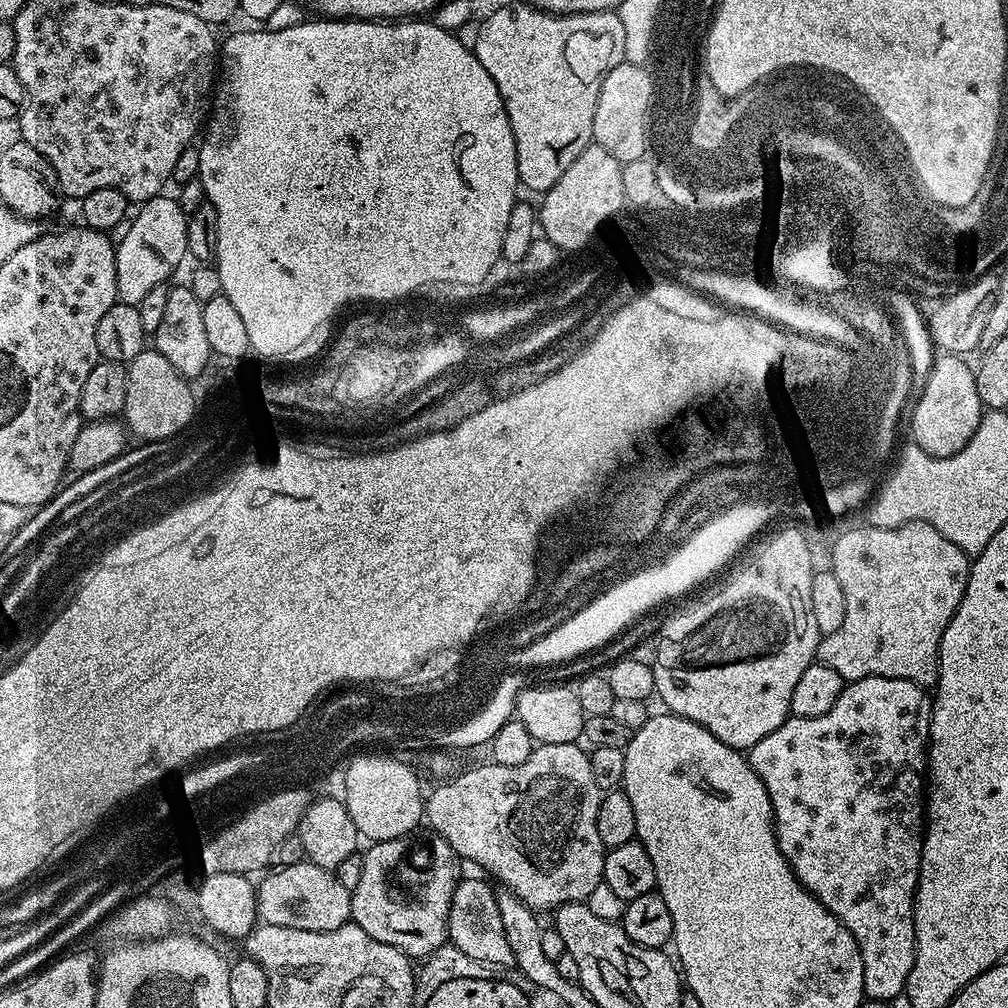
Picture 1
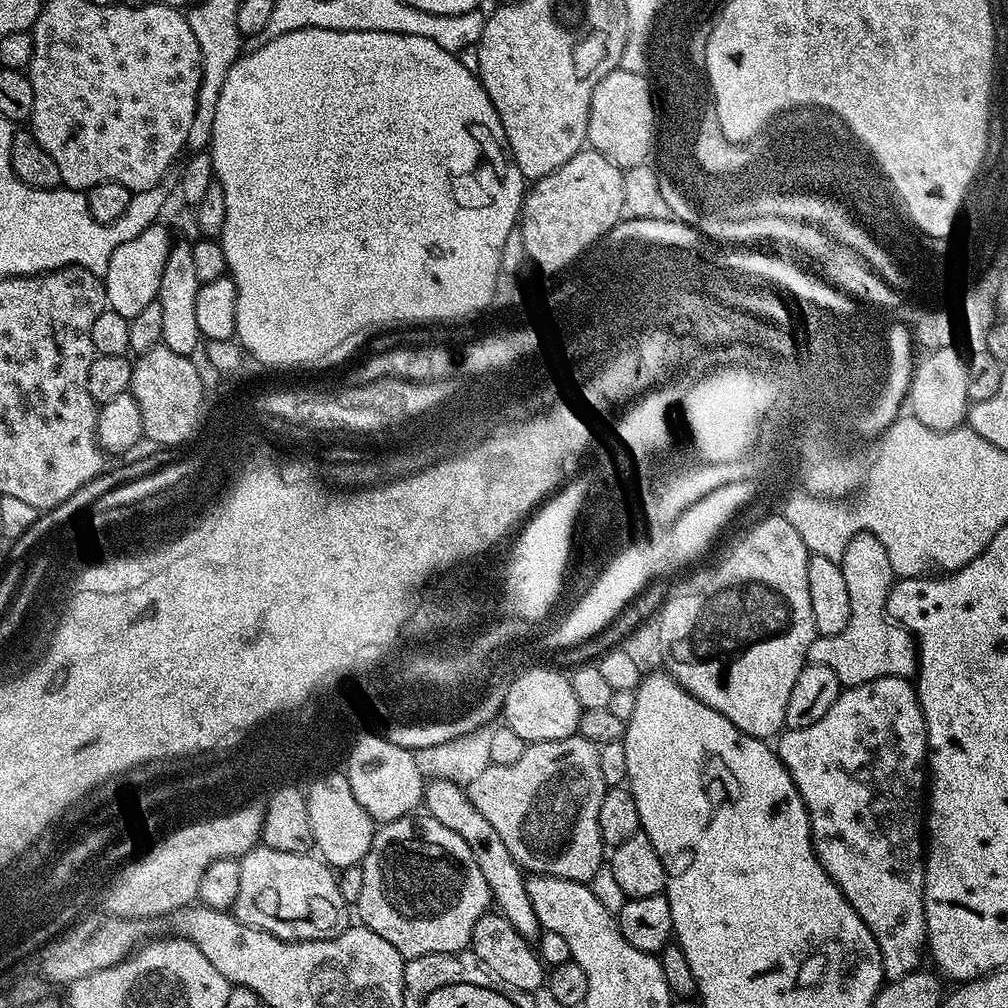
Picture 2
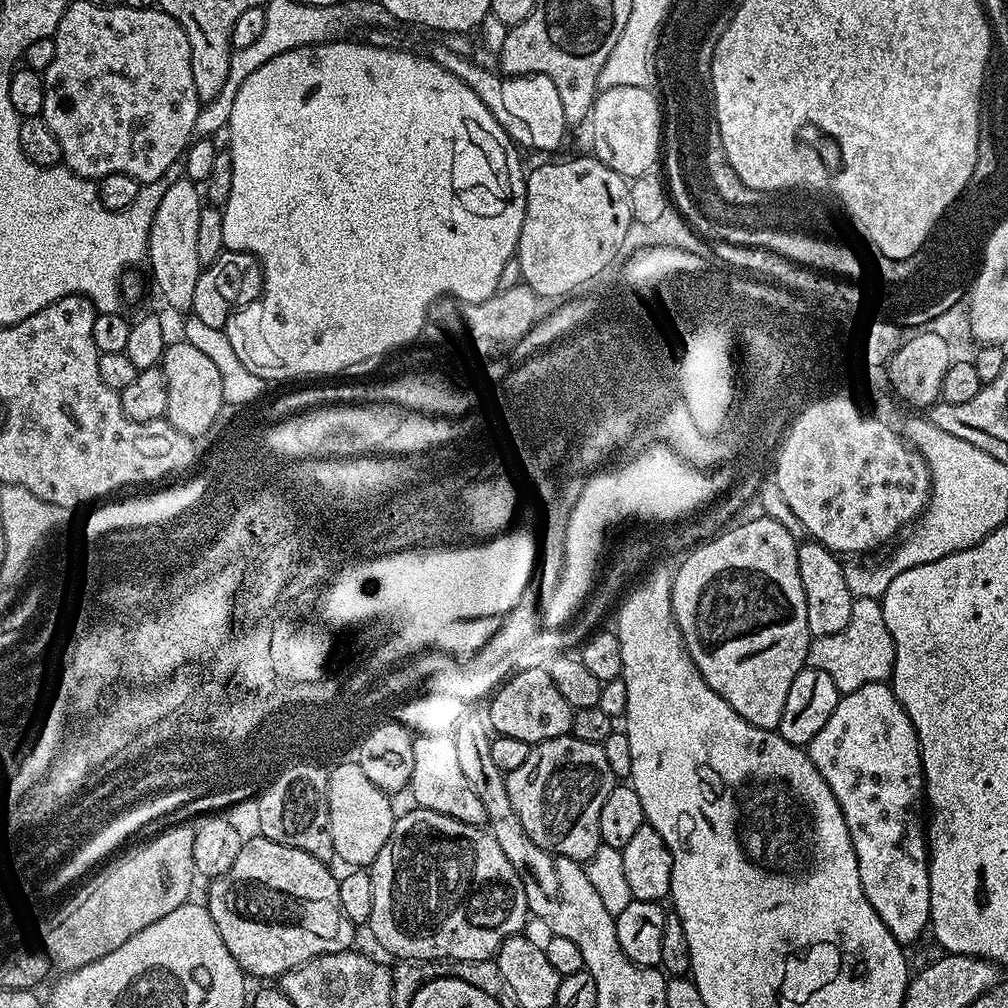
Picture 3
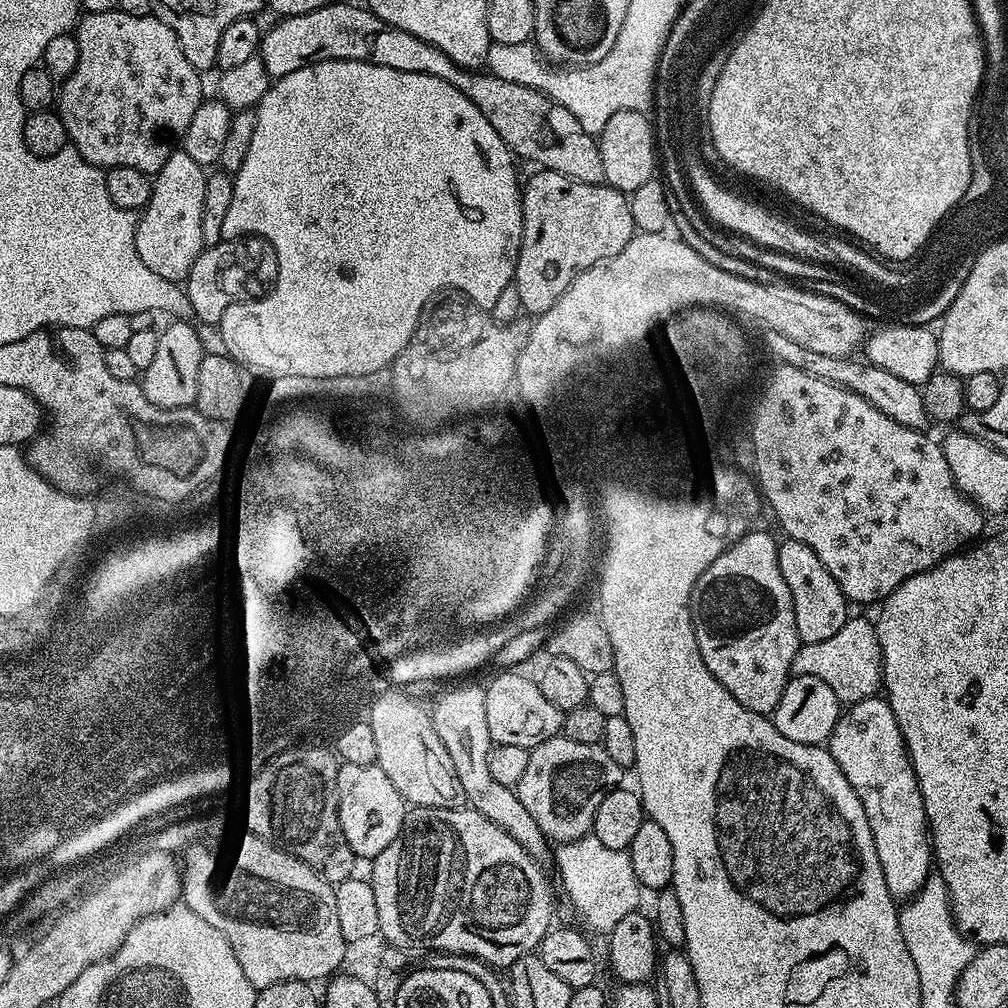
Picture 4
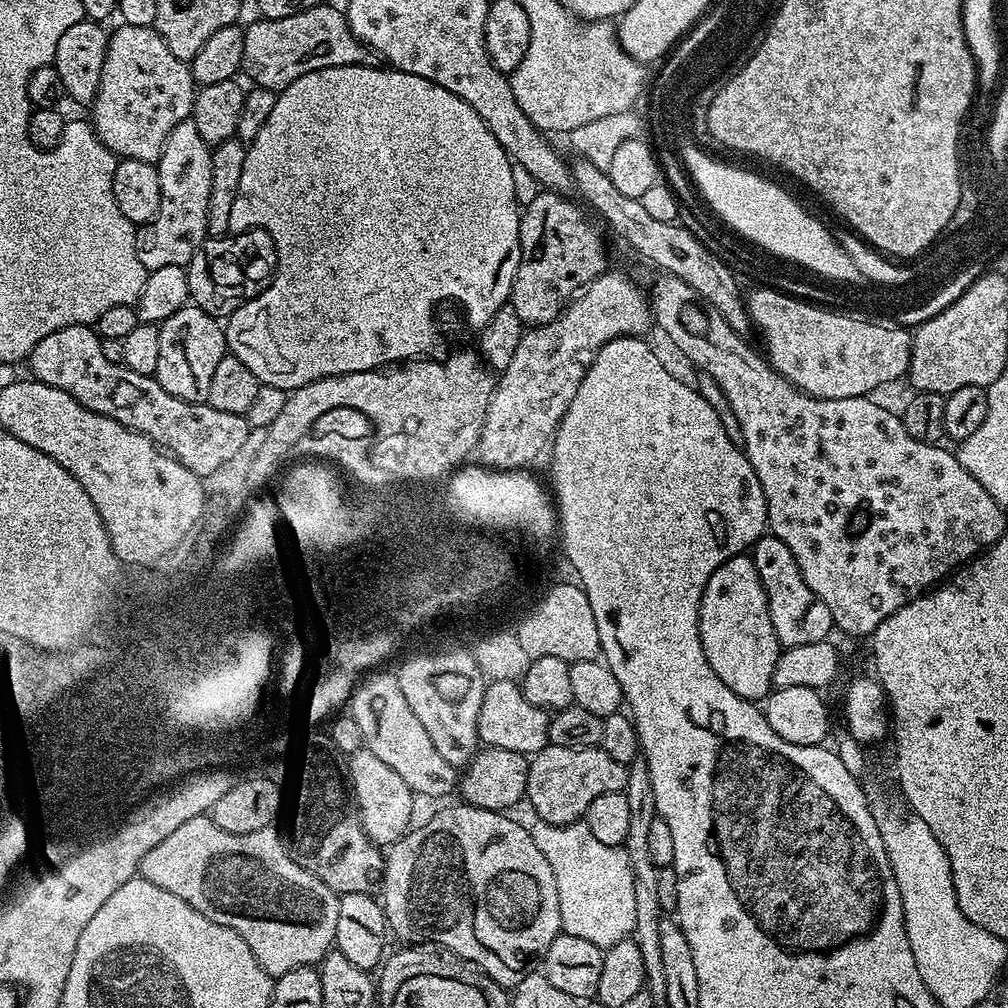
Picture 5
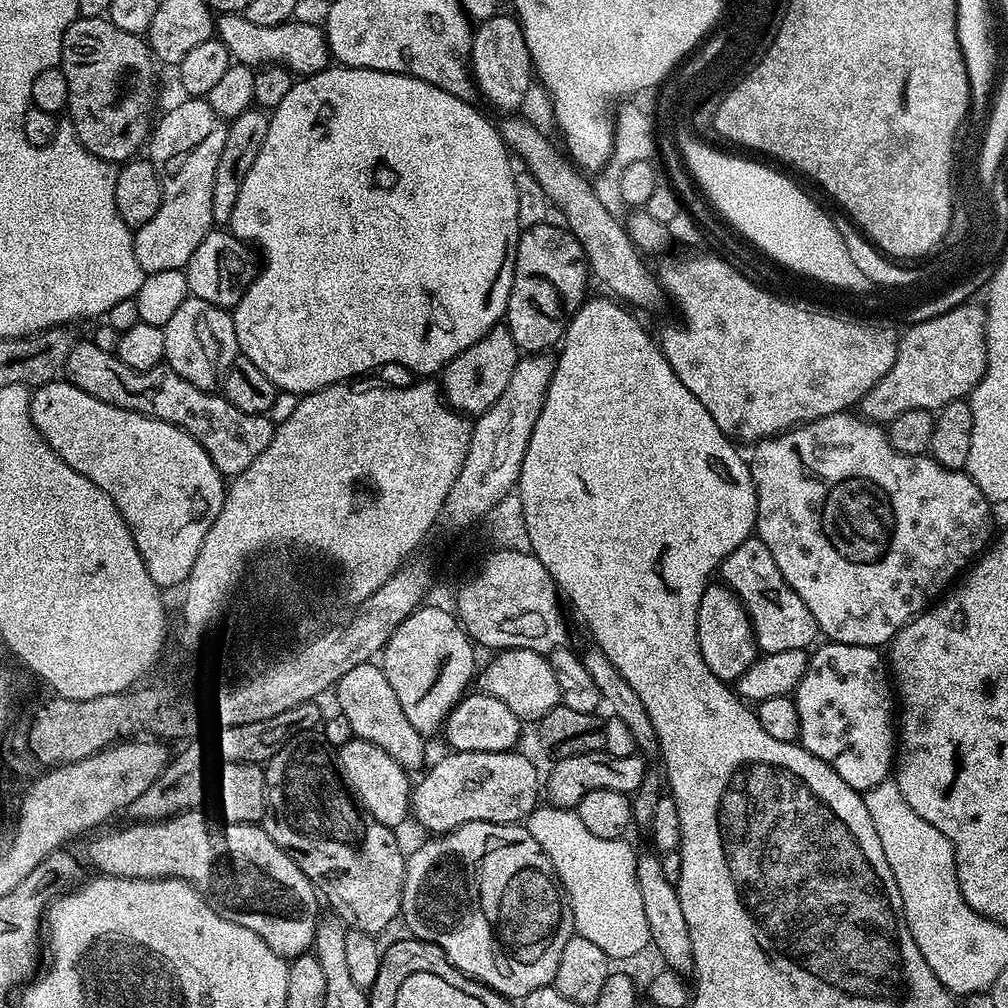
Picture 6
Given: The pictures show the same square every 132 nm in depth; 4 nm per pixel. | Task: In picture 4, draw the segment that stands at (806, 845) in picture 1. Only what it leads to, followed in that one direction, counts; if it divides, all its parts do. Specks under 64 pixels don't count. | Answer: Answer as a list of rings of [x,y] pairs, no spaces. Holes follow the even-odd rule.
[[[874,695],[857,704],[847,705],[841,711],[840,720],[834,726],[826,747],[834,762],[838,762],[842,774],[846,774],[846,782],[854,786],[854,794],[858,794],[862,810],[866,810],[866,822],[870,822],[870,834],[874,834],[874,850],[878,850],[878,862],[882,864],[886,890],[890,890],[897,901],[907,901],[928,881],[934,857],[918,778],[908,756],[908,747],[904,745],[902,730],[898,730],[898,718],[894,718],[894,710],[890,710],[887,699]]]

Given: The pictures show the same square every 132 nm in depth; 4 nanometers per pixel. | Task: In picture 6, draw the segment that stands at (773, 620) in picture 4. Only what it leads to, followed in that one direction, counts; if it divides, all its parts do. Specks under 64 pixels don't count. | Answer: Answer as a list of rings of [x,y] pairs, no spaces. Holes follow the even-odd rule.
[[[723,582],[709,583],[698,606],[698,646],[710,670],[722,681],[735,682],[755,662],[758,649],[756,636],[744,603]]]

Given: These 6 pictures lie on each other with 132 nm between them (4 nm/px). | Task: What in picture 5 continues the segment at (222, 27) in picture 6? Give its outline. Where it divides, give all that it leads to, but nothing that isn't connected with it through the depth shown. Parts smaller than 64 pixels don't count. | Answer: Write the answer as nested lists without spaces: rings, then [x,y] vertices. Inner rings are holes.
[[[321,2],[318,6],[314,6],[314,10],[302,10],[302,14],[294,14],[291,18],[274,18],[273,20],[256,18],[252,25],[244,28],[243,75],[248,75],[255,87],[265,88],[277,94],[286,86],[290,86],[290,82],[302,78],[302,74],[310,74],[314,70],[333,68],[334,66],[350,66],[351,64],[372,66],[377,63],[377,60],[376,53],[367,48],[350,30],[347,15],[341,9],[339,12],[338,9],[331,8],[328,2]]]

